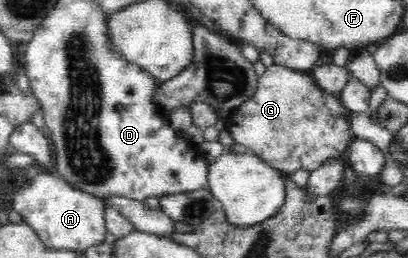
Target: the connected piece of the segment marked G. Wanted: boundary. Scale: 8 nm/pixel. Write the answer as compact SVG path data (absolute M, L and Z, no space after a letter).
M272 65L266 69L264 75L258 79L256 92L253 97L244 101L244 104L238 106L230 120L228 120L228 129L232 132L234 140L238 146L246 146L252 150L252 154L258 154L268 165L278 171L284 170L284 174L293 174L298 168L308 168L315 170L330 159L346 153L348 145L352 141L353 134L350 128L342 126L344 120L341 118L332 118L330 110L325 106L324 91L316 84L314 77L301 71L295 71L291 68L280 65Z

